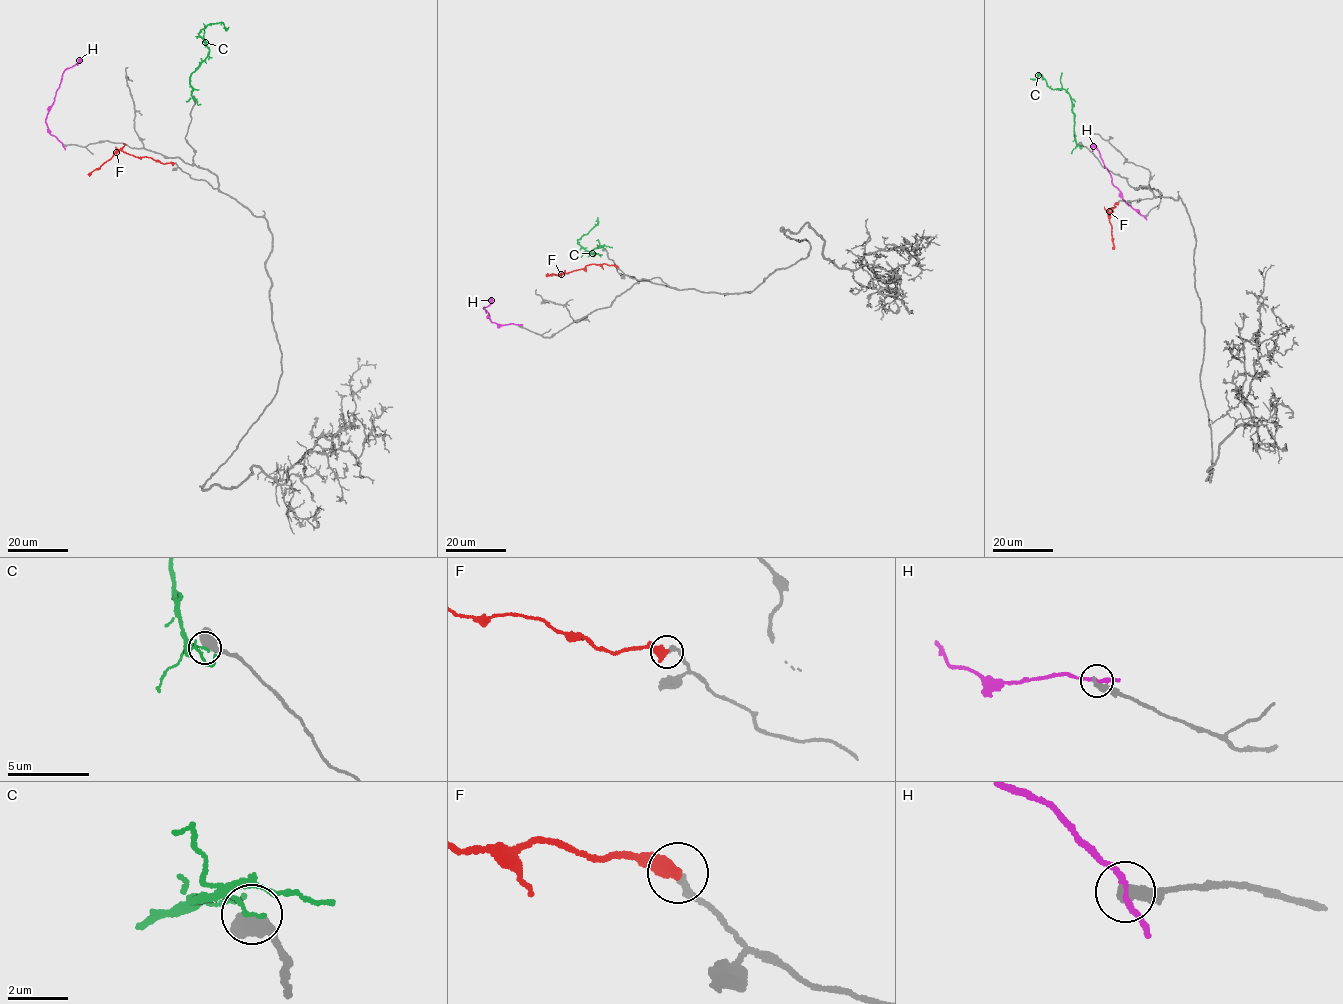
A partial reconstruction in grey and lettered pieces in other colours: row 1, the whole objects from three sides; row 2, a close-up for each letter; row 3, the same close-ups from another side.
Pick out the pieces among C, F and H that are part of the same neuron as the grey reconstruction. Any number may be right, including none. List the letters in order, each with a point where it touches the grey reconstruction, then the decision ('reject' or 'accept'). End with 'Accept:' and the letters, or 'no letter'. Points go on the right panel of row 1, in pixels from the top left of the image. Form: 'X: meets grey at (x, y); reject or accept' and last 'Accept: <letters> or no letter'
C: meets grey at (1080, 145); reject
F: meets grey at (1117, 202); accept
H: meets grey at (1144, 217); reject
Accept: F

